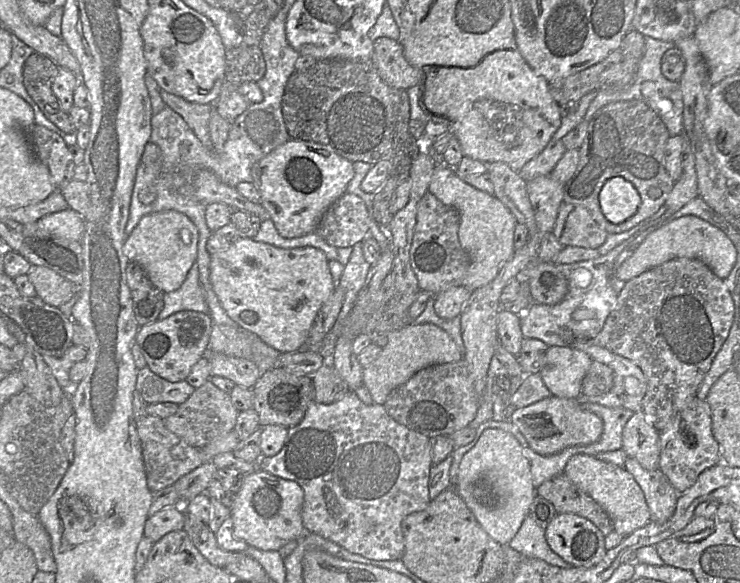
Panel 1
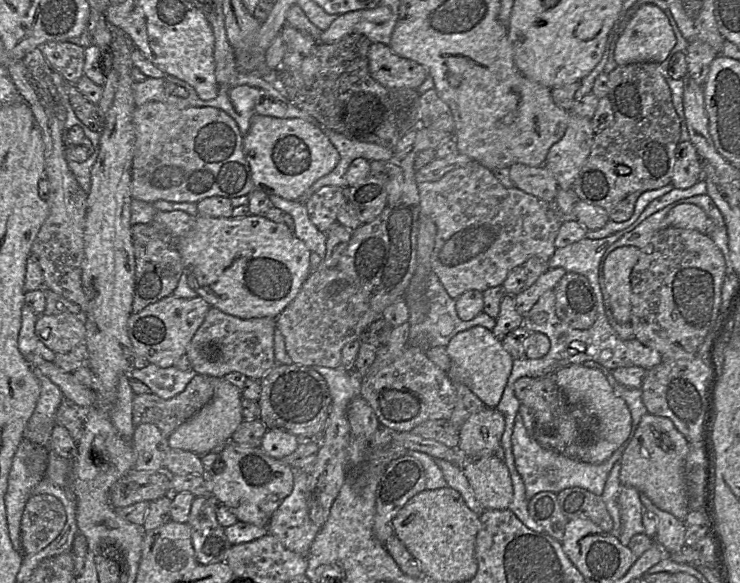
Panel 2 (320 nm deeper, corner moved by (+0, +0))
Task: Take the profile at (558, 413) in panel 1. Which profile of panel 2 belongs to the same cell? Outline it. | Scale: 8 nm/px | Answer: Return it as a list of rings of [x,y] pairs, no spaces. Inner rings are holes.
[[[582,364],[558,369],[555,372],[555,381],[571,405],[585,409],[596,421],[594,439],[581,461],[591,464],[603,463],[622,445],[631,431],[631,415],[625,401],[615,394],[601,370]]]

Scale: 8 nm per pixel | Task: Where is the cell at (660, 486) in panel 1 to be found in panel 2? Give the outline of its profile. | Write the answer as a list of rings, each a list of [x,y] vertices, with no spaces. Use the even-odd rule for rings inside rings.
[[[639,493],[645,510],[652,512],[657,519],[657,531],[653,538],[666,554],[680,551],[685,545],[685,524],[672,514],[657,508],[643,493]]]

